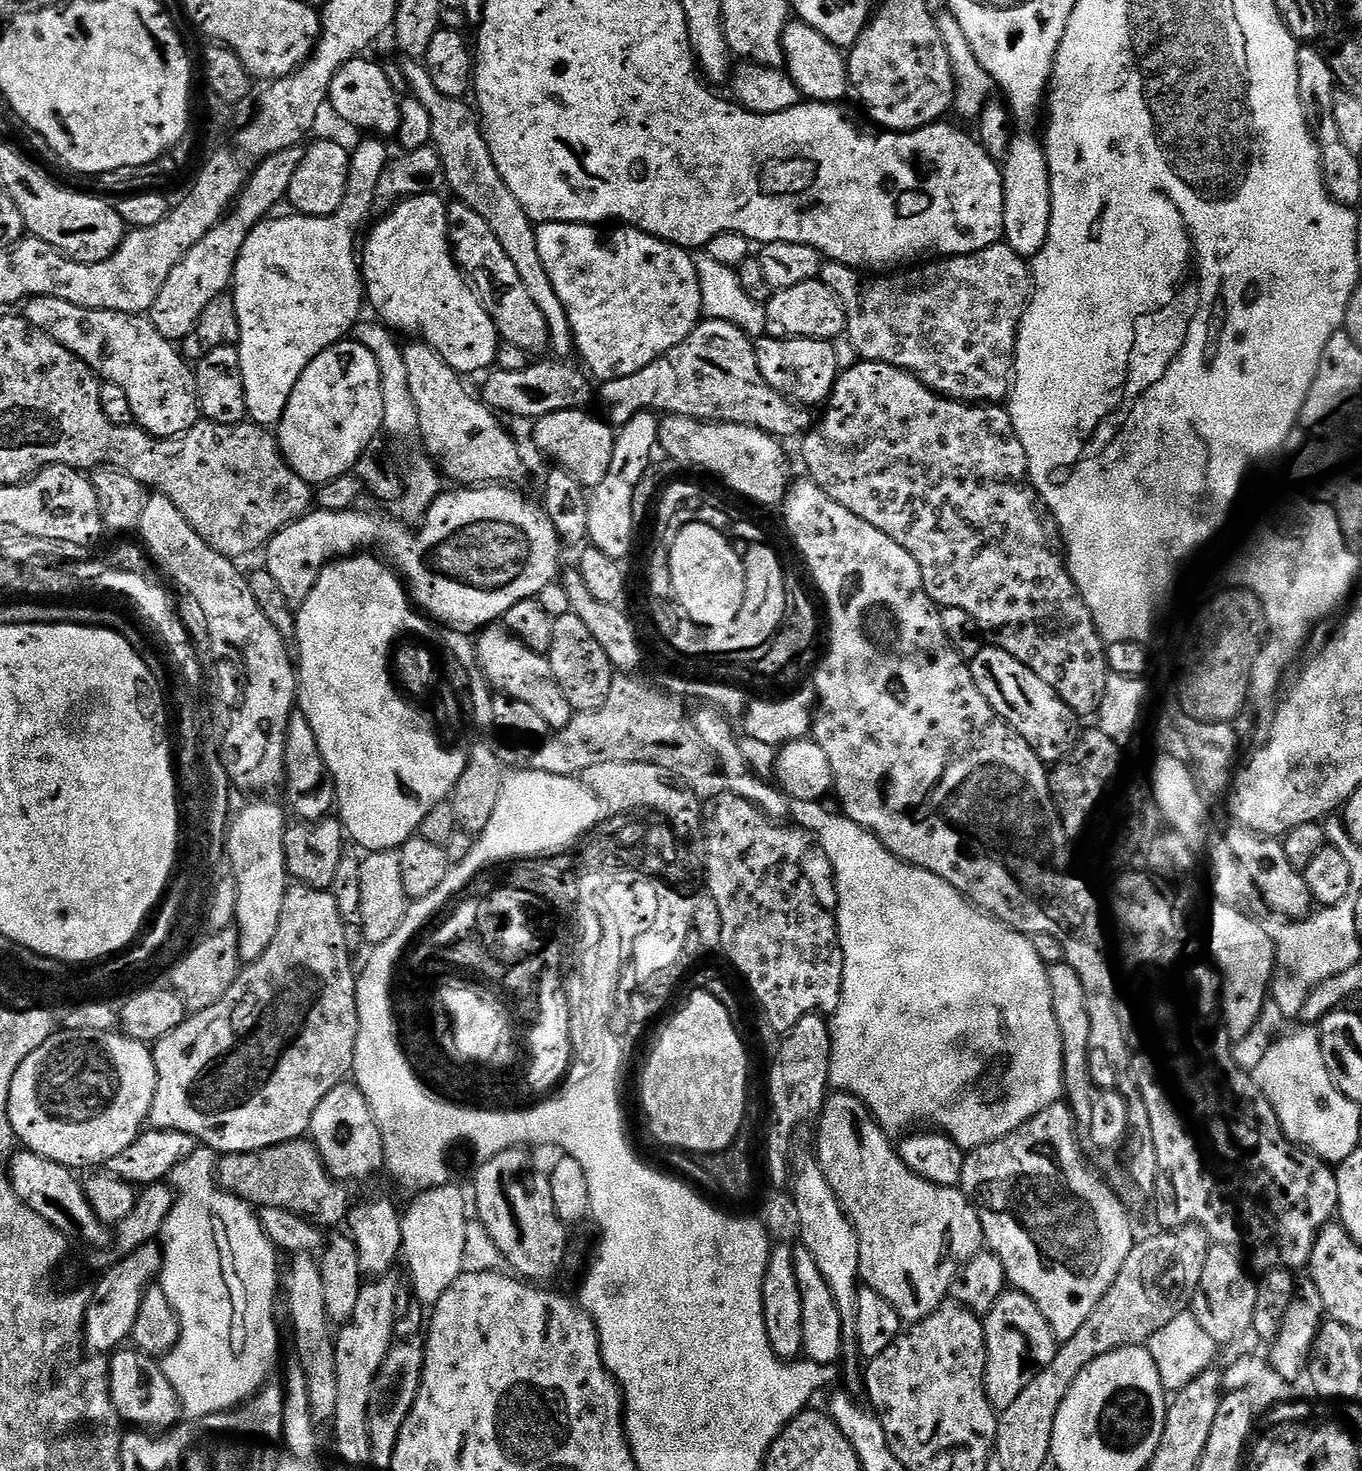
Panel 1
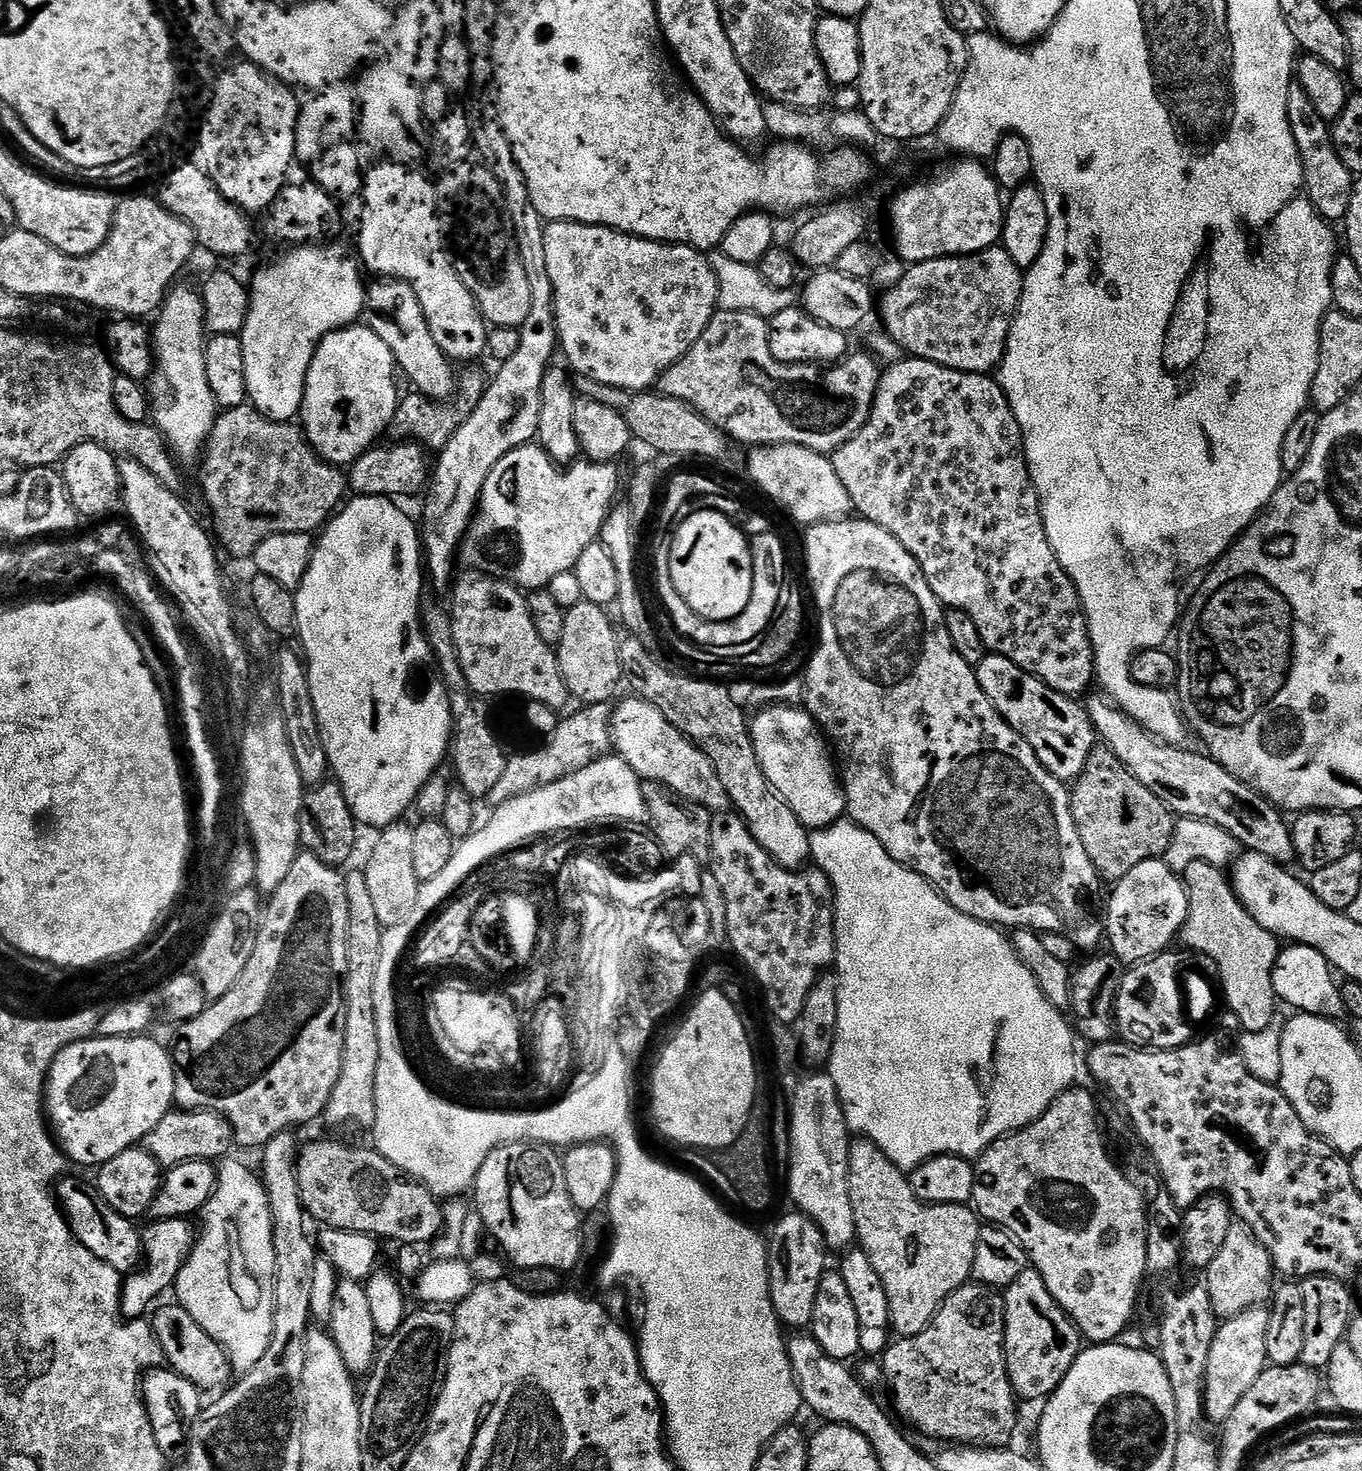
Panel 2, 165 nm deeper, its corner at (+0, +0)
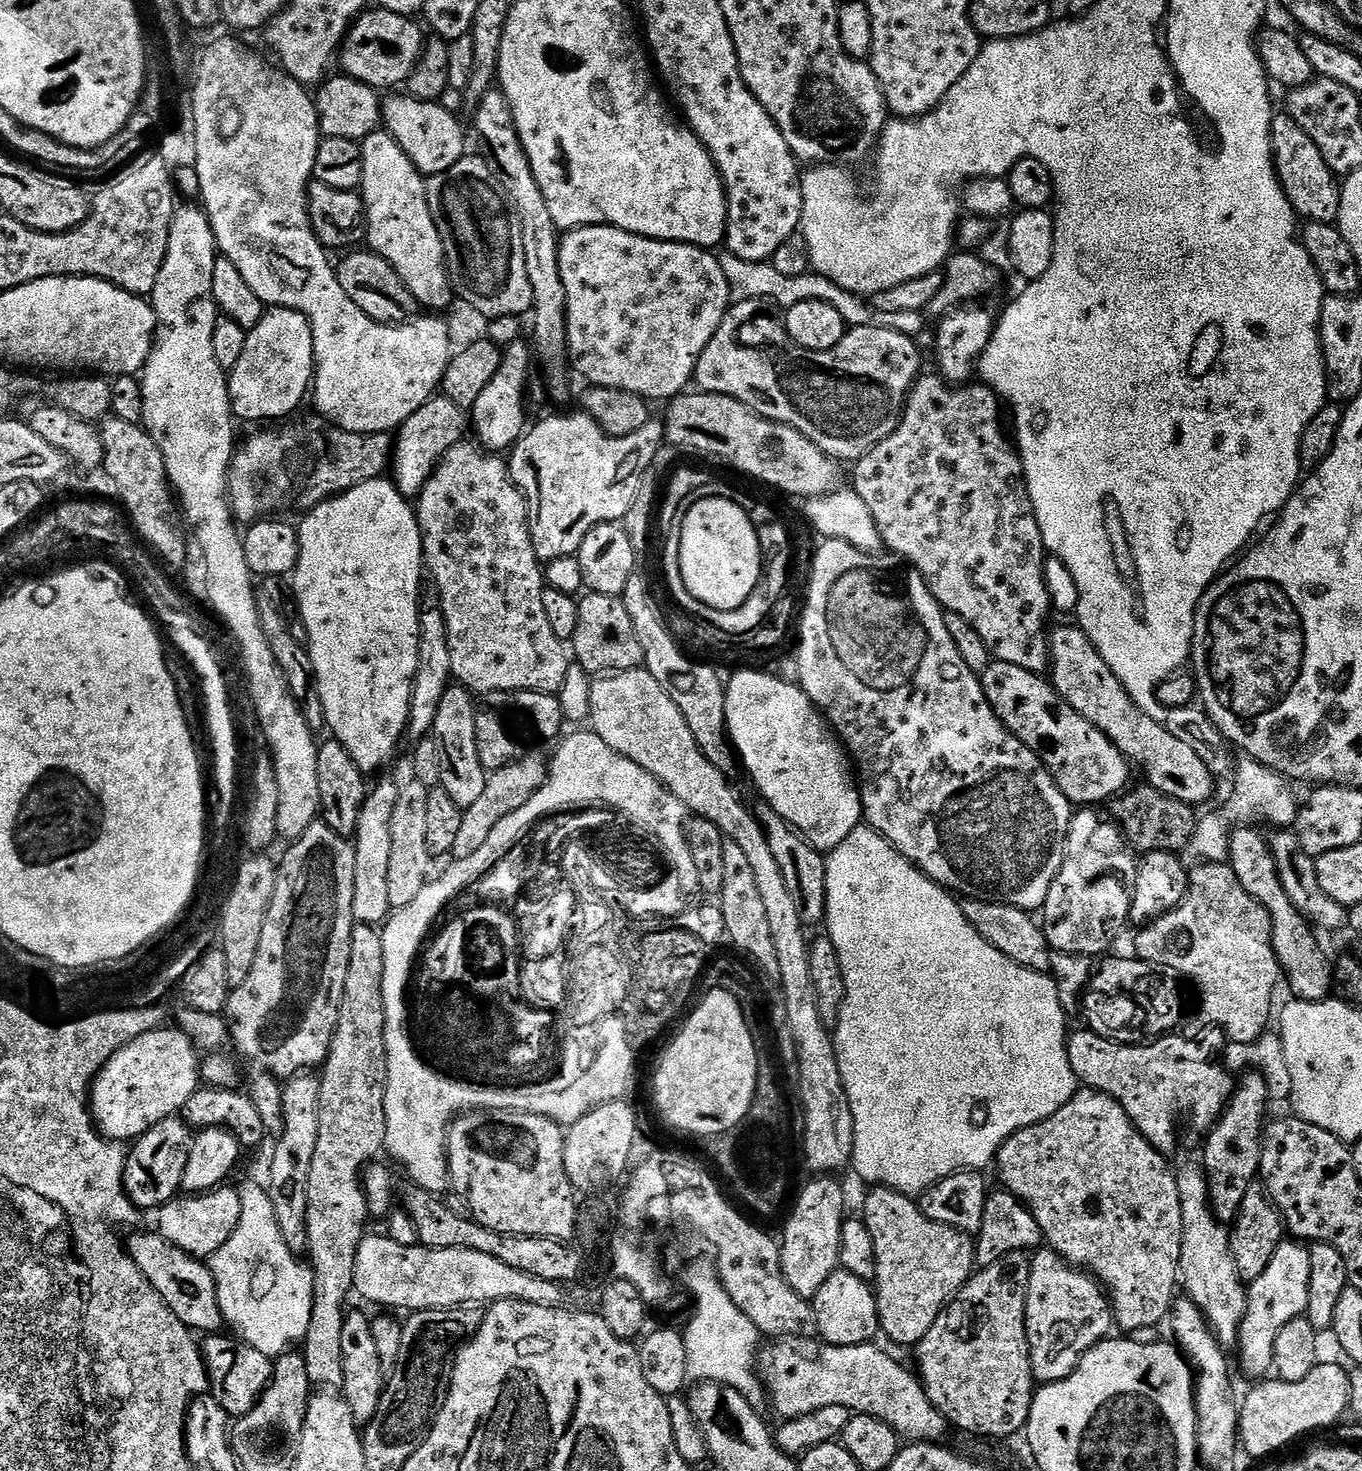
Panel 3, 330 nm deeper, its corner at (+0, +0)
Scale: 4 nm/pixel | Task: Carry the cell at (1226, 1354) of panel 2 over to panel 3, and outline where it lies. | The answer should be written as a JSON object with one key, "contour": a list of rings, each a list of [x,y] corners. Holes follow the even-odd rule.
{"contour":[[[1292,1238],[1285,1239],[1278,1250],[1274,1250],[1270,1266],[1266,1266],[1266,1270],[1262,1270],[1262,1274],[1258,1274],[1258,1278],[1247,1285],[1248,1305],[1238,1341],[1240,1368],[1246,1375],[1264,1378],[1273,1371],[1274,1342],[1278,1334],[1282,1334],[1282,1326],[1286,1326],[1286,1322],[1294,1317],[1307,1313],[1310,1302],[1311,1253],[1311,1247],[1307,1243],[1297,1242]]]}

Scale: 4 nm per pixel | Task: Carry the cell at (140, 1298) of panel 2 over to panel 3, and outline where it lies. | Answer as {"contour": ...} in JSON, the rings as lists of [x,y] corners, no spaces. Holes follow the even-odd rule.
{"contour":[[[221,1186],[212,1189],[211,1192],[199,1194],[180,1194],[170,1203],[164,1204],[158,1209],[160,1225],[158,1231],[178,1250],[186,1250],[186,1254],[210,1258],[234,1234],[238,1226],[238,1218],[242,1214],[242,1202],[239,1191],[235,1187]]]}

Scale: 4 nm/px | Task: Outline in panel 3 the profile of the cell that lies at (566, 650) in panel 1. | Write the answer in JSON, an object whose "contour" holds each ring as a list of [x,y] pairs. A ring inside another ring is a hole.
{"contour":[[[588,592],[581,595],[579,601],[578,630],[574,630],[574,638],[570,641],[570,652],[575,663],[582,665],[590,674],[615,674],[641,667],[644,662],[642,642],[638,642],[630,610],[626,610],[623,599]]]}

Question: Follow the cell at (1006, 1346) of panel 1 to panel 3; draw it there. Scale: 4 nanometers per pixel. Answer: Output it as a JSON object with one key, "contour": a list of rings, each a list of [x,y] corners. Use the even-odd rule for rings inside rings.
{"contour":[[[1041,1246],[1031,1253],[1030,1286],[1026,1290],[1026,1338],[1030,1350],[1030,1370],[1033,1381],[1041,1385],[1064,1380],[1077,1366],[1081,1358],[1113,1331],[1114,1317],[1108,1293],[1099,1280],[1075,1264],[1062,1259],[1053,1248]]]}

